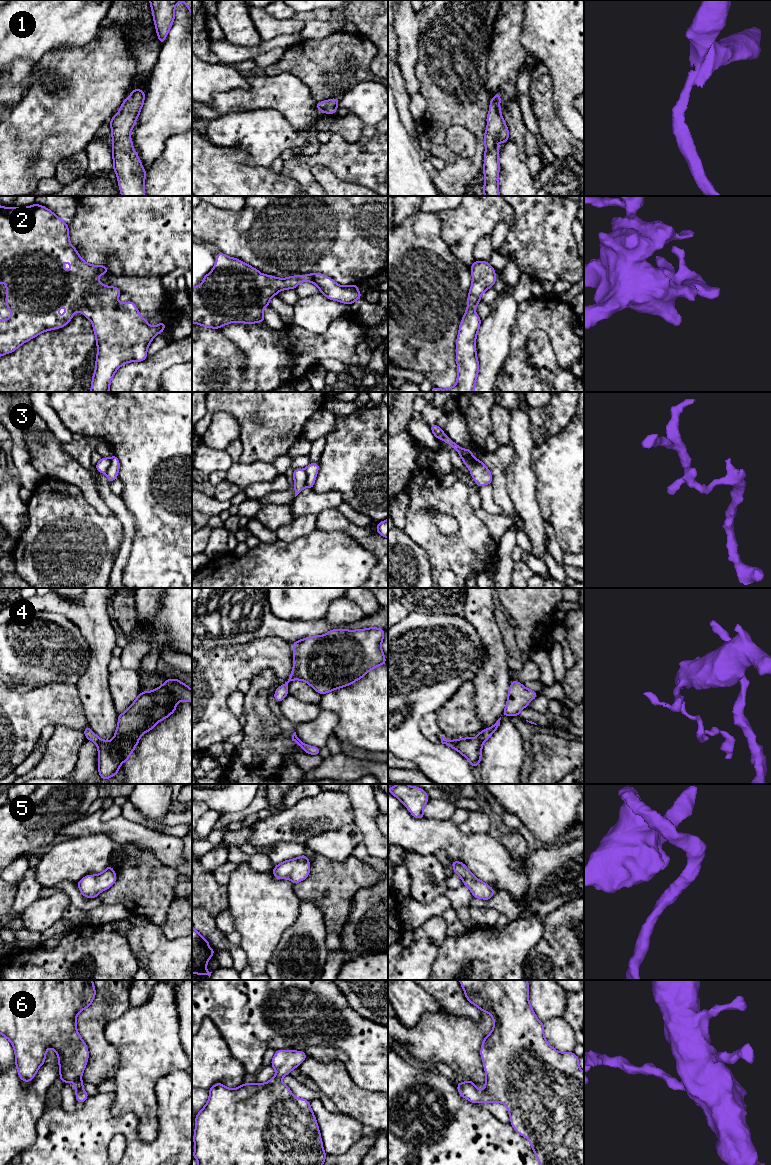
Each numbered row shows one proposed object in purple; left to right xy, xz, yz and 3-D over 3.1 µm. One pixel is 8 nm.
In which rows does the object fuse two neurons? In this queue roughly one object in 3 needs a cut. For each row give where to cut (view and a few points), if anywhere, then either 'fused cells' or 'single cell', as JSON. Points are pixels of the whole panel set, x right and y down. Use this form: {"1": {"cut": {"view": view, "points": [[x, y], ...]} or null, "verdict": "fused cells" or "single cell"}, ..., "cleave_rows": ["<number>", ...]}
{"1": {"cut": null, "verdict": "single cell"}, "2": {"cut": null, "verdict": "single cell"}, "3": {"cut": {"view": "xz", "points": [[304, 469], [306, 486]]}, "verdict": "fused cells"}, "4": {"cut": {"view": "yz", "points": [[483, 729], [487, 729], [492, 733]]}, "verdict": "fused cells"}, "5": {"cut": null, "verdict": "single cell"}, "6": {"cut": null, "verdict": "single cell"}, "cleave_rows": ["3", "4"]}

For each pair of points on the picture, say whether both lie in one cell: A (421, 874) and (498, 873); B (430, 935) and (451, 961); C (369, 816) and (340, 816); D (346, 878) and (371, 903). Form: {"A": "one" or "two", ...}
{"A": "two", "B": "two", "C": "two", "D": "two"}

